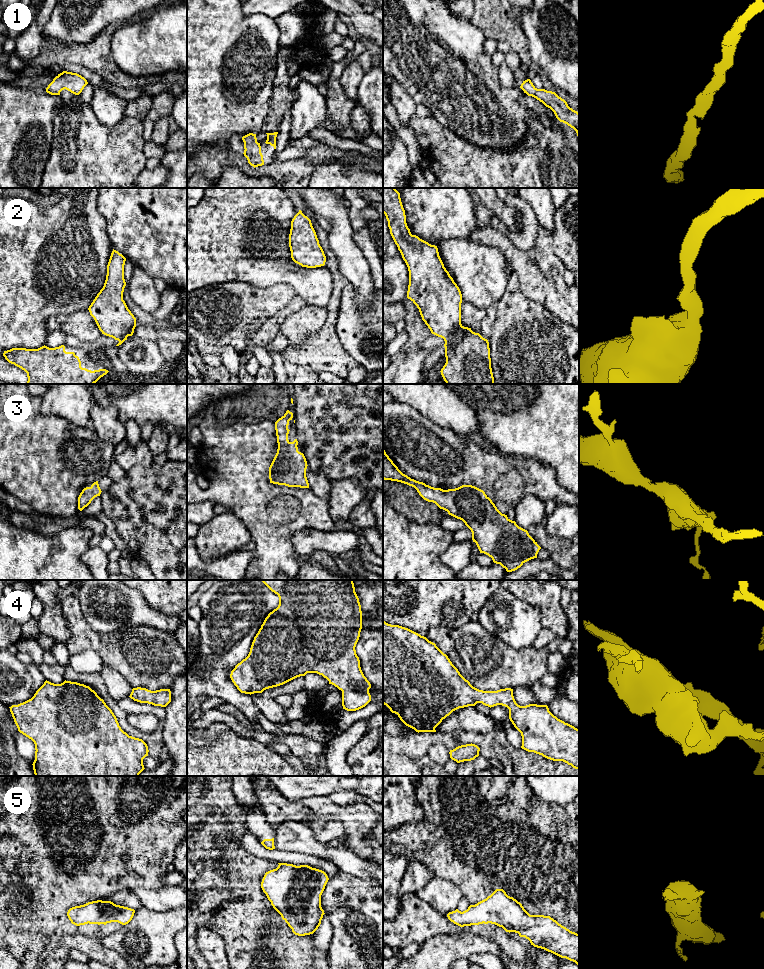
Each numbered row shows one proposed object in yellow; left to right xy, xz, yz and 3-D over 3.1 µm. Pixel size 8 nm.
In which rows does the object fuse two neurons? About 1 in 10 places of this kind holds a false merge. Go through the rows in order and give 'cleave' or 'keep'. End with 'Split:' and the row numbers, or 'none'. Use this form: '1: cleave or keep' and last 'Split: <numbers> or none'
1: keep
2: keep
3: keep
4: keep
5: keep
Split: none

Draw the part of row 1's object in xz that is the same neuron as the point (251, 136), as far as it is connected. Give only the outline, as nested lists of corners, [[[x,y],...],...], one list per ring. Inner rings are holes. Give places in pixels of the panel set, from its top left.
[[[249,133],[242,137],[244,142],[244,156],[248,163],[255,167],[264,165],[263,155],[261,153],[260,143],[257,142],[256,134]]]

